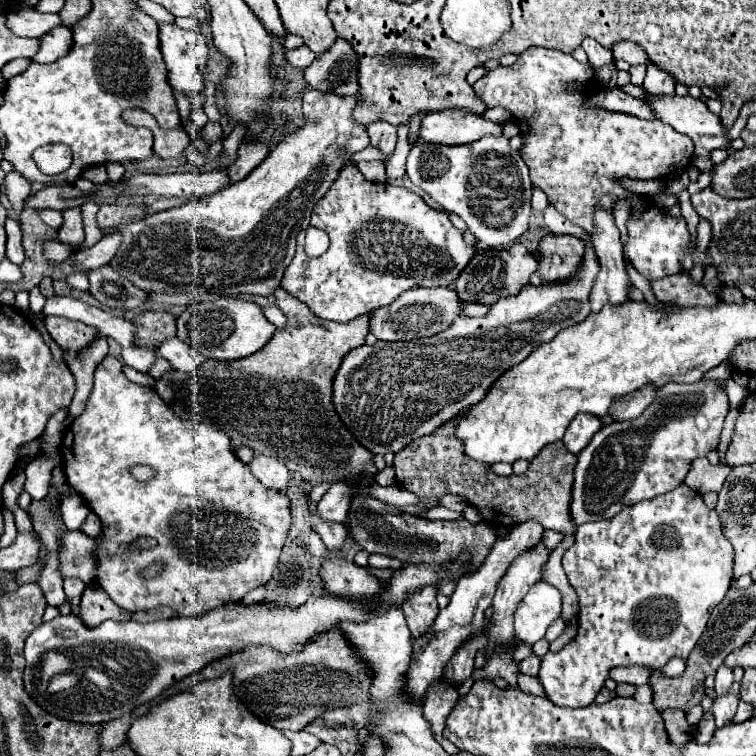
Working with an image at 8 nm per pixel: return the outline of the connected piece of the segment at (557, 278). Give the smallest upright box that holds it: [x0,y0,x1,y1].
[540,234,584,284]

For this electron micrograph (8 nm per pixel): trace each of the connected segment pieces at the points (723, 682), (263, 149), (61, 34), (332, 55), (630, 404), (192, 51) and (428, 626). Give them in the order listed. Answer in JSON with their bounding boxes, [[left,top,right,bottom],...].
[[714,664,734,696],[226,142,270,184],[34,26,72,62],[304,36,360,96],[608,386,656,420],[160,24,208,98],[402,586,440,638]]

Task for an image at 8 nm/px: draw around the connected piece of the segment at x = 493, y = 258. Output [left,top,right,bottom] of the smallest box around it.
[456,244,536,304]

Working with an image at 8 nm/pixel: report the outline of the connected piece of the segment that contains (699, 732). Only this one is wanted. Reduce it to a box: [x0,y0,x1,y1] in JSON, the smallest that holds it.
[694,714,716,744]

